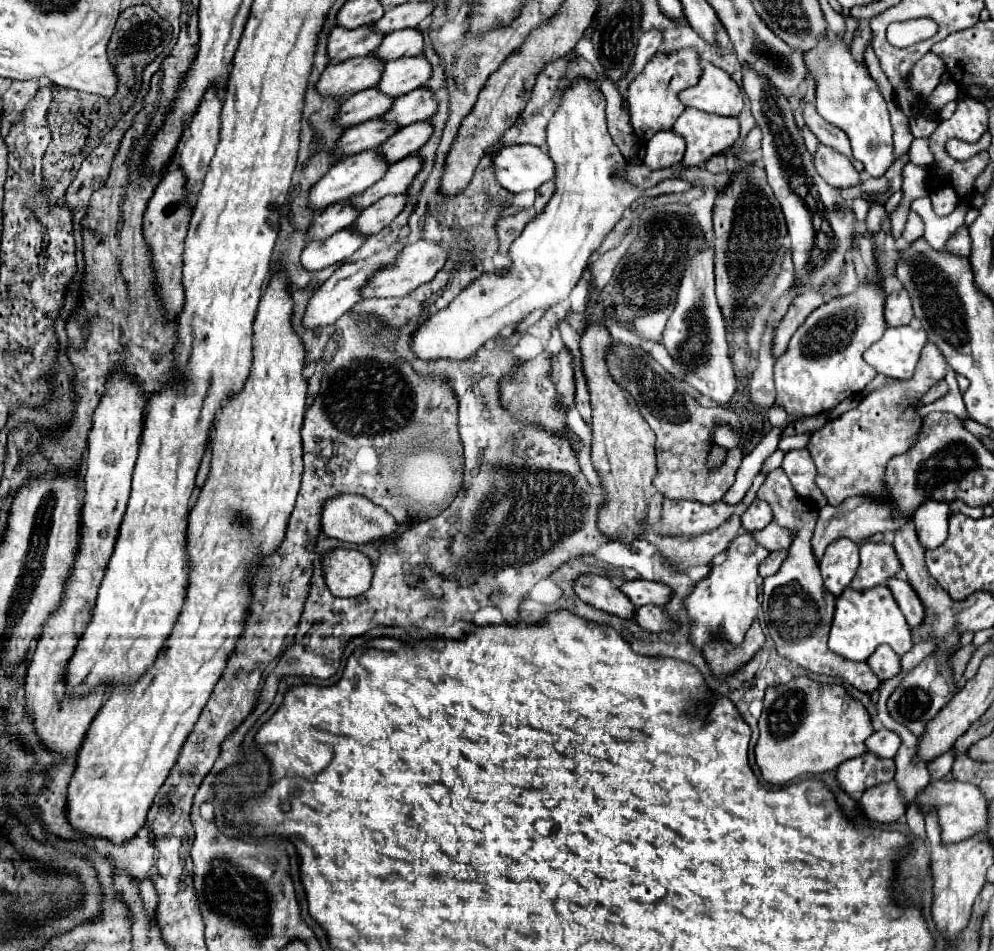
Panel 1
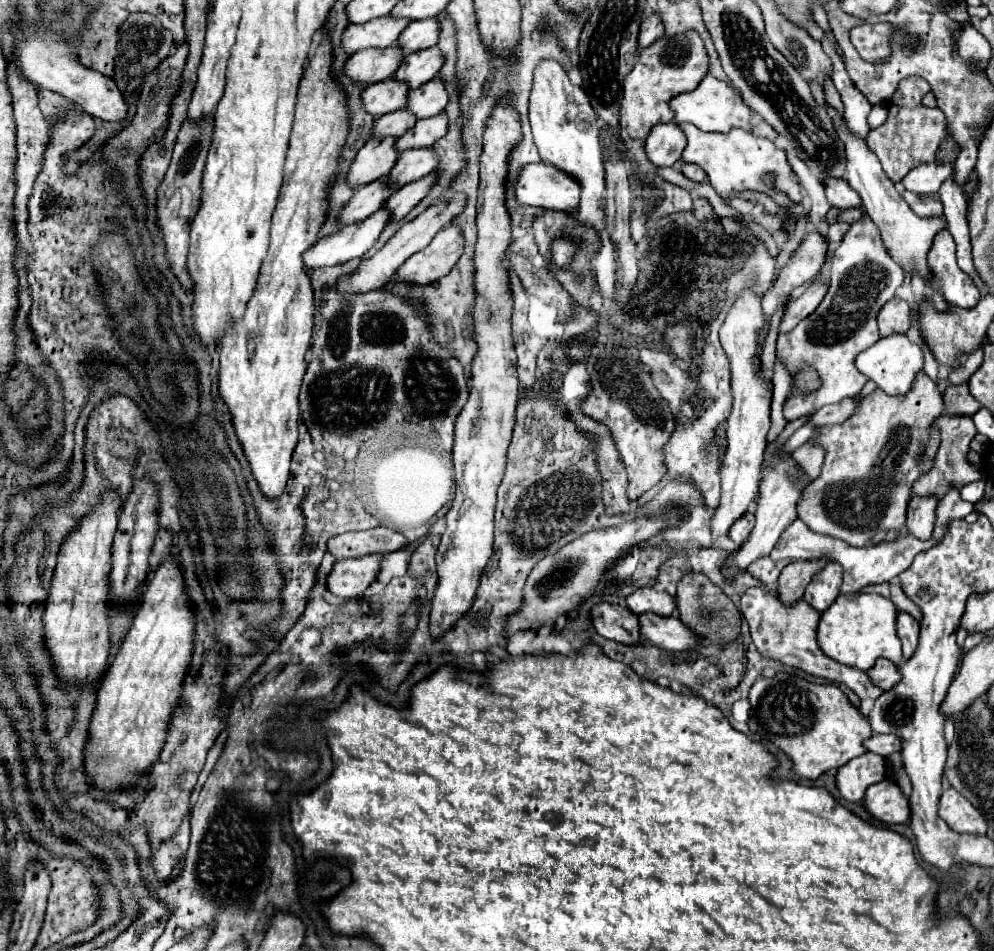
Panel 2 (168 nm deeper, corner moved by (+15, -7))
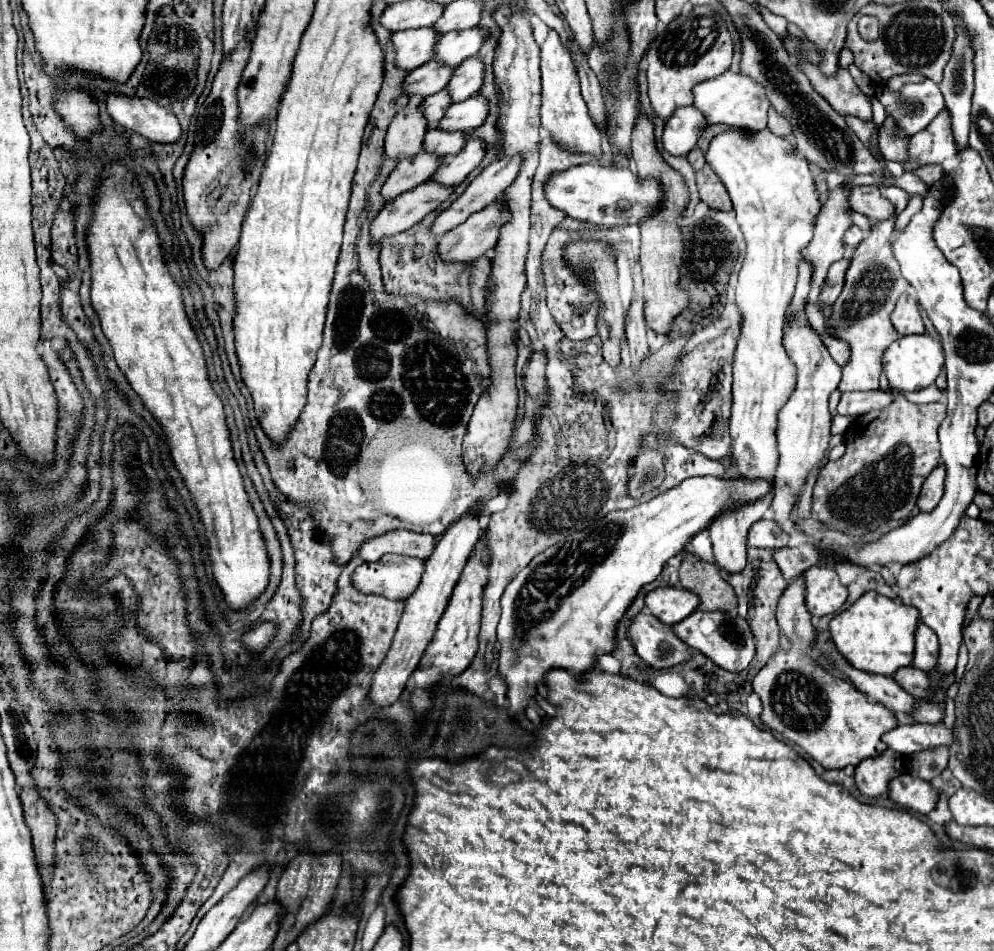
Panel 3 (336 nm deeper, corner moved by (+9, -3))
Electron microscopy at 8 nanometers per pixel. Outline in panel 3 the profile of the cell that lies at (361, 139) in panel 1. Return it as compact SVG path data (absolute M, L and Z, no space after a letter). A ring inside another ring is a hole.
M446 90L424 98L422 108L426 108L426 120L430 120L430 124L436 126L444 118L450 104L452 104L452 98L450 98L450 92L446 92Z

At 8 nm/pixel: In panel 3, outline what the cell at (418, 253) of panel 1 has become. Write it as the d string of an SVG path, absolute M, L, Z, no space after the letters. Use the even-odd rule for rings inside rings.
M504 198L494 200L480 212L474 212L464 224L446 232L440 238L440 252L446 260L478 260L488 250L496 248L500 228L510 220L510 210Z

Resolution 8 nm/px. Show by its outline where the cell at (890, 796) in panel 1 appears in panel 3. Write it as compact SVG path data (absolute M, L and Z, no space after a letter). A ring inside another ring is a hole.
M902 774L890 782L890 798L906 810L928 814L938 804L938 788L932 782Z

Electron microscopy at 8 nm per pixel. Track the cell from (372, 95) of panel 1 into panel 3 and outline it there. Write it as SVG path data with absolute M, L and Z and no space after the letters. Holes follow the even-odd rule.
M430 60L430 62L418 66L416 70L412 70L412 74L408 74L408 78L404 82L404 92L408 96L426 98L426 96L446 88L452 74L454 74L454 66L442 64L438 60Z

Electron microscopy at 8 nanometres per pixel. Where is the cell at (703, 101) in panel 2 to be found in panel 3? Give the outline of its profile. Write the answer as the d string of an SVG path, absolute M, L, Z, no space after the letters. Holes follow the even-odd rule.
M728 70L694 88L694 106L704 112L710 124L722 122L728 126L738 126L742 130L764 130L770 100L766 96L766 90L756 80L750 80L750 76L746 74L734 74Z

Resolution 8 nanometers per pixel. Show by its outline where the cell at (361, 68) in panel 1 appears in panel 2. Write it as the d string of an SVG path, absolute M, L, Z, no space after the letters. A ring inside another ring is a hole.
M370 48L358 54L352 54L344 64L344 76L352 78L358 84L370 86L380 80L386 80L396 72L396 64L404 58L400 48Z

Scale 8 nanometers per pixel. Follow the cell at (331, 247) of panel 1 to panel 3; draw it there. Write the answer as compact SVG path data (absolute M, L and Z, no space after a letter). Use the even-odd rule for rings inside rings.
M426 180L418 188L412 188L396 196L392 202L386 204L380 216L376 216L370 230L372 238L382 240L382 236L394 236L398 232L412 228L426 214L430 214L442 202L446 202L452 192L454 186L444 186L436 180Z

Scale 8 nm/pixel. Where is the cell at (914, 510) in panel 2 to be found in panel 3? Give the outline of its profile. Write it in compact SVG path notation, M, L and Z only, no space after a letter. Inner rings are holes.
M938 464L924 480L922 492L918 496L918 506L922 512L934 510L936 504L940 502L940 498L944 496L944 476L946 476L946 468L944 468L944 464Z

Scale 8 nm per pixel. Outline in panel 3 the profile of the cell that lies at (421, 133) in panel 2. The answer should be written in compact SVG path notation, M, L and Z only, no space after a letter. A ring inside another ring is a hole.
M472 96L464 102L456 102L448 108L446 116L442 118L442 122L438 124L438 128L446 128L448 130L462 130L462 132L468 132L468 130L474 130L474 128L480 128L484 124L484 120L488 118L488 100L484 96Z

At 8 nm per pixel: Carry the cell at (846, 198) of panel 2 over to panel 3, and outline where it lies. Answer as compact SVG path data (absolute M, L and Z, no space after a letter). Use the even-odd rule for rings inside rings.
M856 186L850 196L852 210L868 216L870 220L888 220L896 216L896 208L886 200L876 186Z

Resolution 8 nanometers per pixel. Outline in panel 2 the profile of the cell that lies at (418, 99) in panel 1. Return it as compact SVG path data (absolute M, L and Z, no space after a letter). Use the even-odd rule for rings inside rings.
M434 78L422 84L420 88L408 92L406 110L410 110L416 118L430 118L436 116L436 112L442 112L446 104L448 104L448 92L444 84L438 78Z

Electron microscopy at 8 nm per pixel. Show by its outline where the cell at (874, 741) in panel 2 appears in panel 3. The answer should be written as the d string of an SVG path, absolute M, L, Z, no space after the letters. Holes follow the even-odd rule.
M906 724L898 726L882 736L888 748L900 754L914 754L936 746L950 746L954 742L954 730L940 724Z

